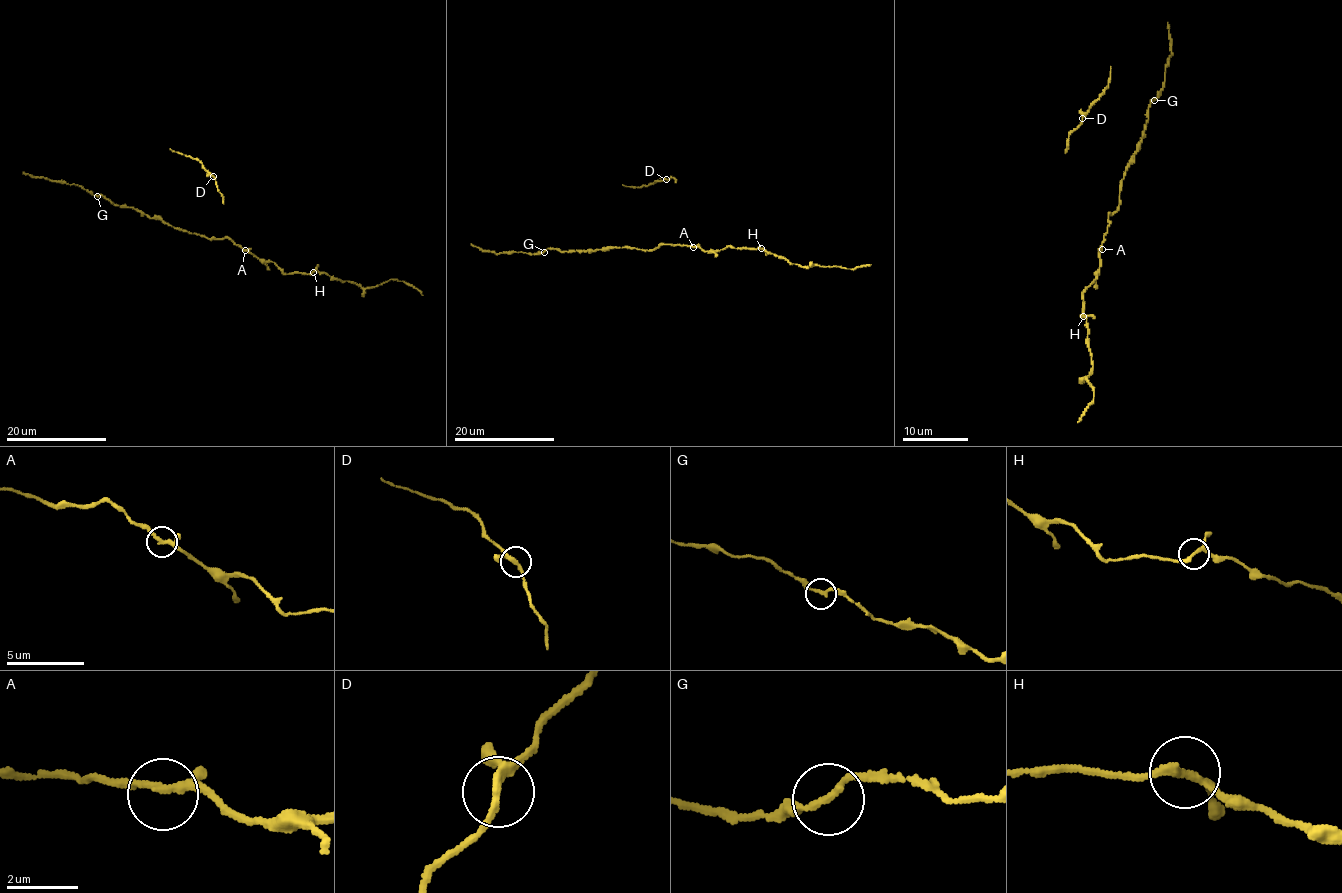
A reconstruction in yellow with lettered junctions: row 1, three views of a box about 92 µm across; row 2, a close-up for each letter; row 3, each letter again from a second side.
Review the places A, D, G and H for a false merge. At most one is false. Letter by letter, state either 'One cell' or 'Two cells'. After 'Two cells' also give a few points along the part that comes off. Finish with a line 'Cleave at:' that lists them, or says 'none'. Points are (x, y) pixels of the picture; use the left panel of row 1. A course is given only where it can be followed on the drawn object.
A: One cell
D: One cell
G: One cell
H: One cell
Cleave at: none

